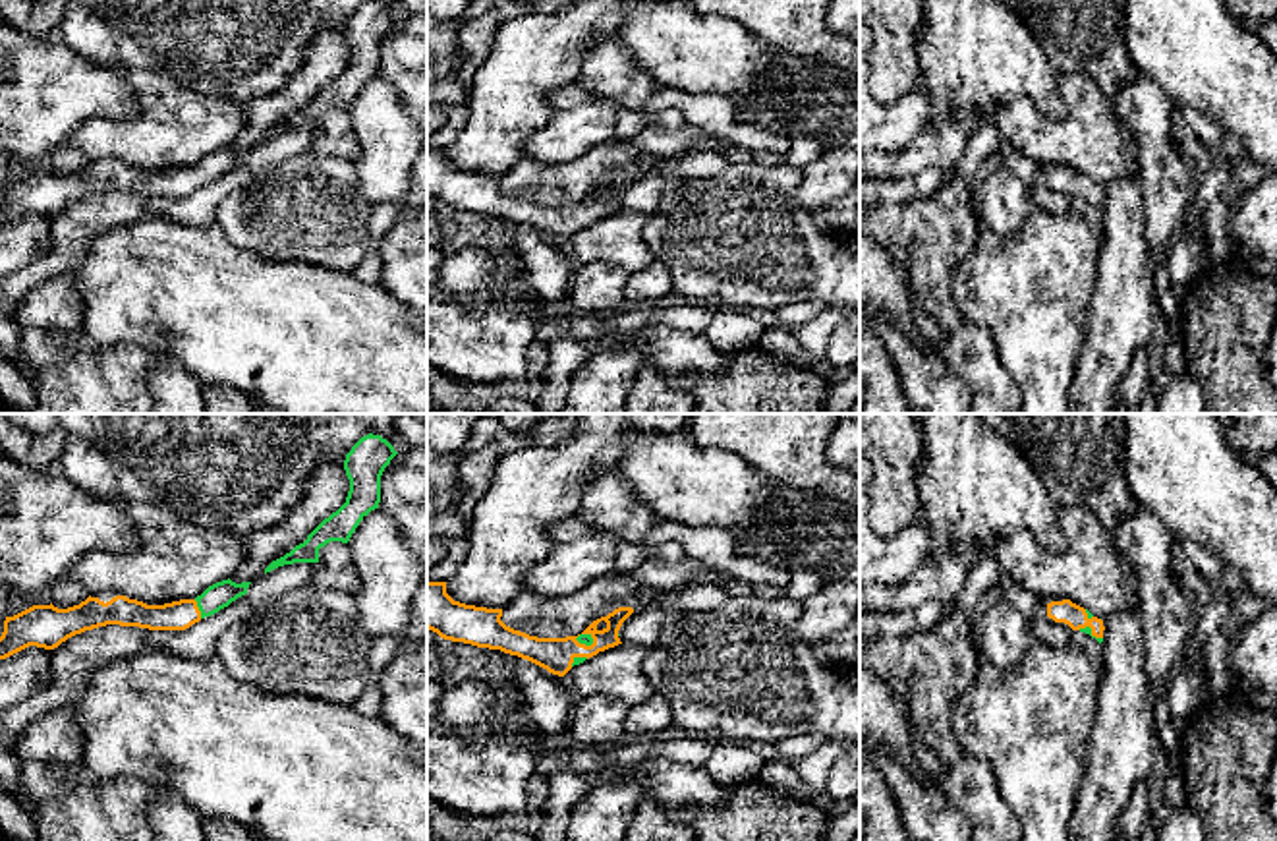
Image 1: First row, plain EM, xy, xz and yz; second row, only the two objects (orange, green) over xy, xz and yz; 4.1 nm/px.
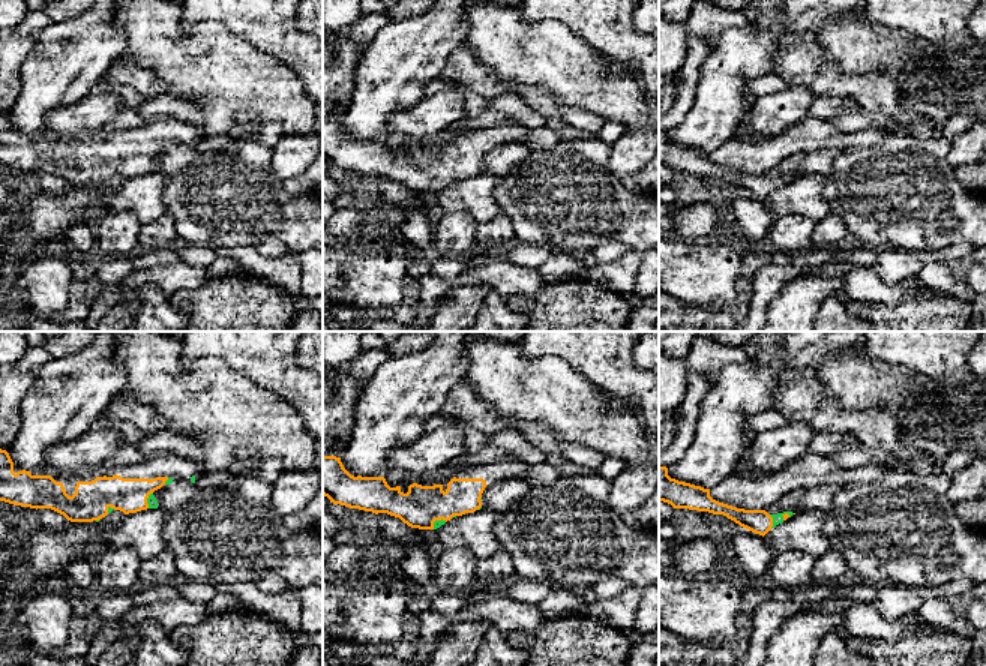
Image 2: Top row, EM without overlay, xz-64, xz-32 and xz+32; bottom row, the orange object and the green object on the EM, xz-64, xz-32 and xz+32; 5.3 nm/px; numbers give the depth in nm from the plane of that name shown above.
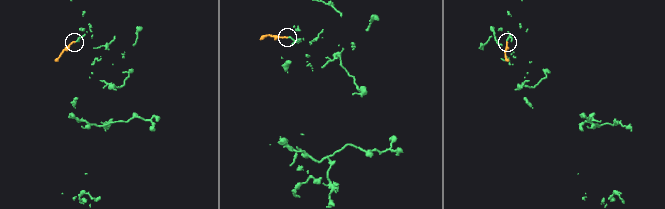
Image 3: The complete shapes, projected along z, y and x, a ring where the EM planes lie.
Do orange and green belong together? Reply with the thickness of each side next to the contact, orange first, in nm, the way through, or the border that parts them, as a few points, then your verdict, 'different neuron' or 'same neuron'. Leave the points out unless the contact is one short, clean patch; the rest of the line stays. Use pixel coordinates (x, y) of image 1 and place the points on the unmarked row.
calibres 130 and 110 nm; same neuron

